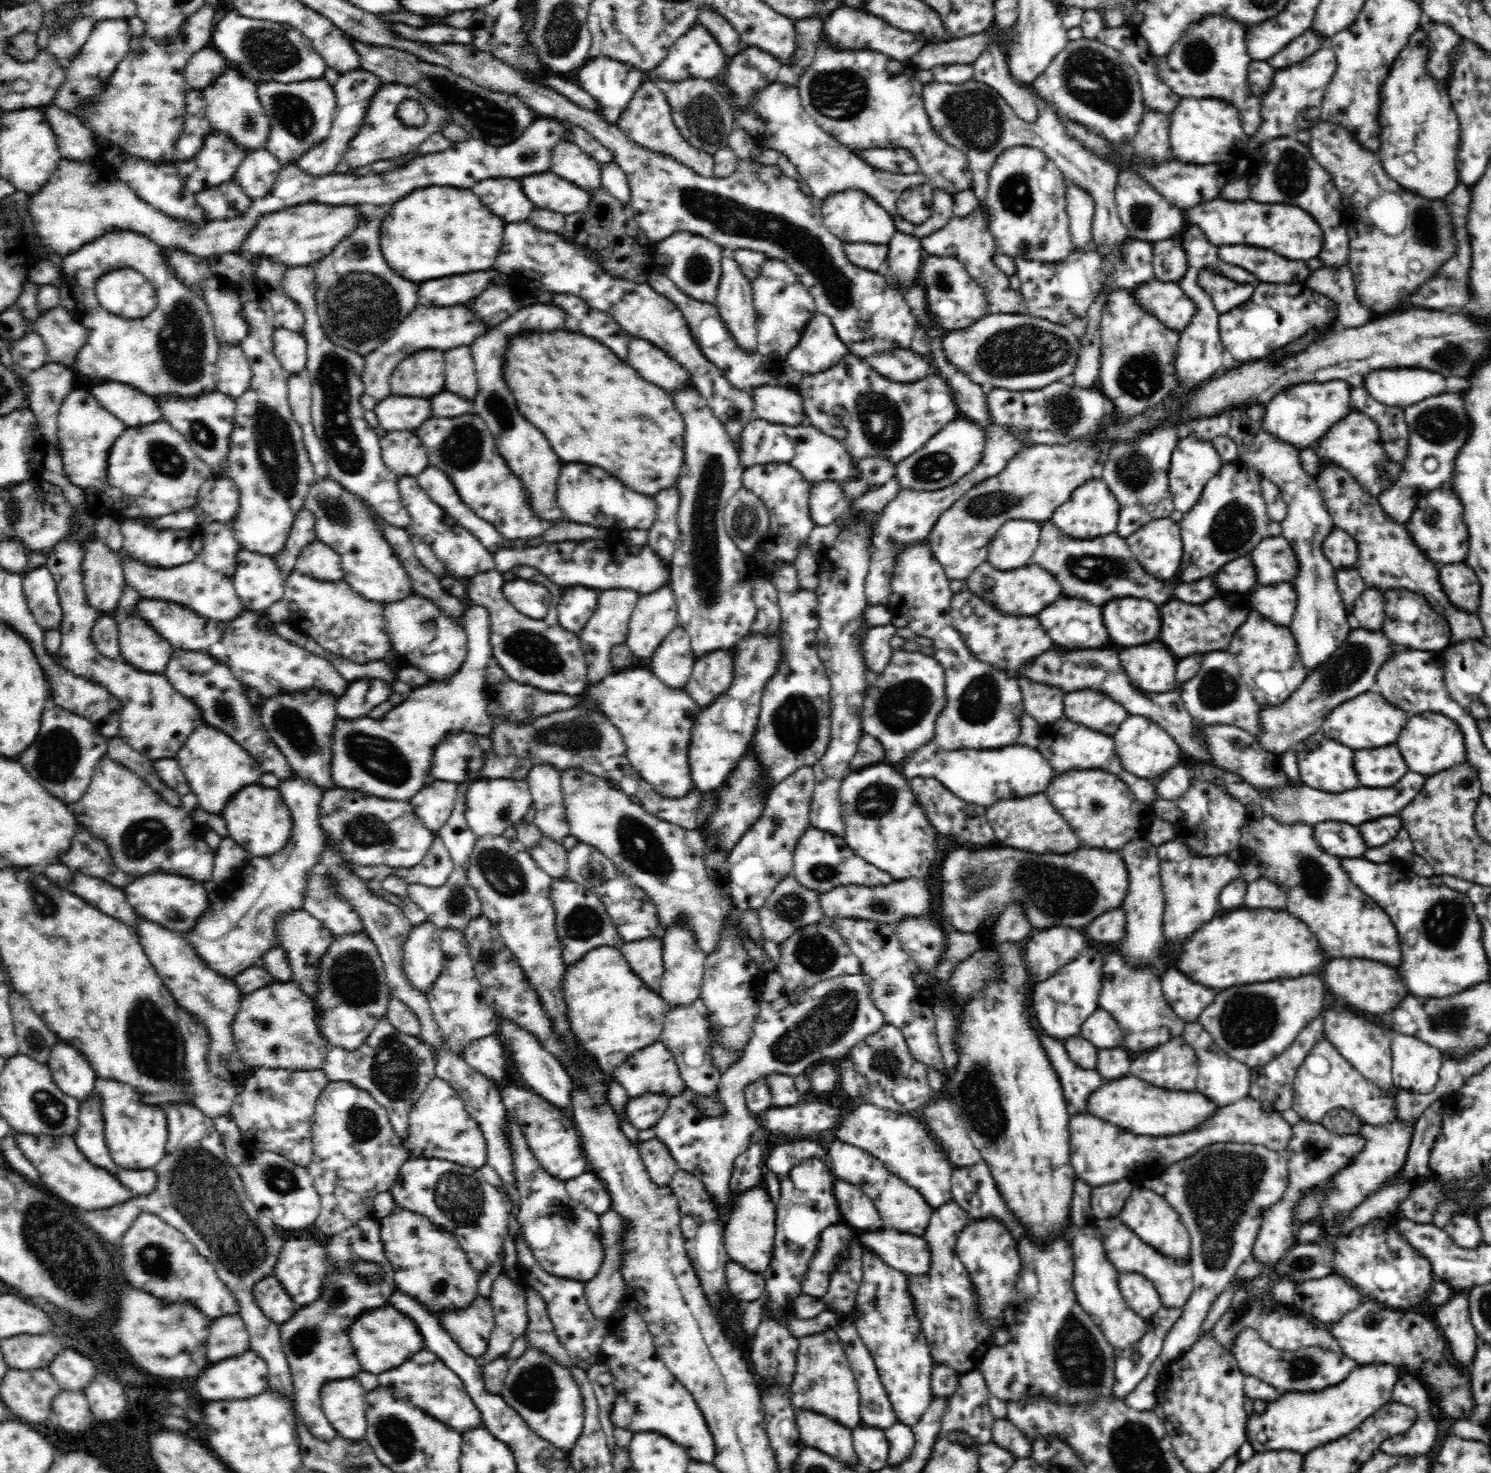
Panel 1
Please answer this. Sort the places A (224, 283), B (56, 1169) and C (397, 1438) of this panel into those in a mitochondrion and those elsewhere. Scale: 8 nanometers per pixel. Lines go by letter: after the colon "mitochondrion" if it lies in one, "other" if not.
A: other
B: other
C: mitochondrion

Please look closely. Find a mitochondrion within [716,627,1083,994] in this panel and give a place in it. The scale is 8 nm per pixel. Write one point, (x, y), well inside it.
(797, 718)

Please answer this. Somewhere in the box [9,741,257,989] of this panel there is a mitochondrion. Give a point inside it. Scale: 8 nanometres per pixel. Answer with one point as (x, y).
(136, 842)

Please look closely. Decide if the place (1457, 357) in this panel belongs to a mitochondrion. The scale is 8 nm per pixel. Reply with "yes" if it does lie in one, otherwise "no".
yes

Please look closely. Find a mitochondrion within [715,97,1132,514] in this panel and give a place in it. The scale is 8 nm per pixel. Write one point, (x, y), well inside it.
(1024, 350)

